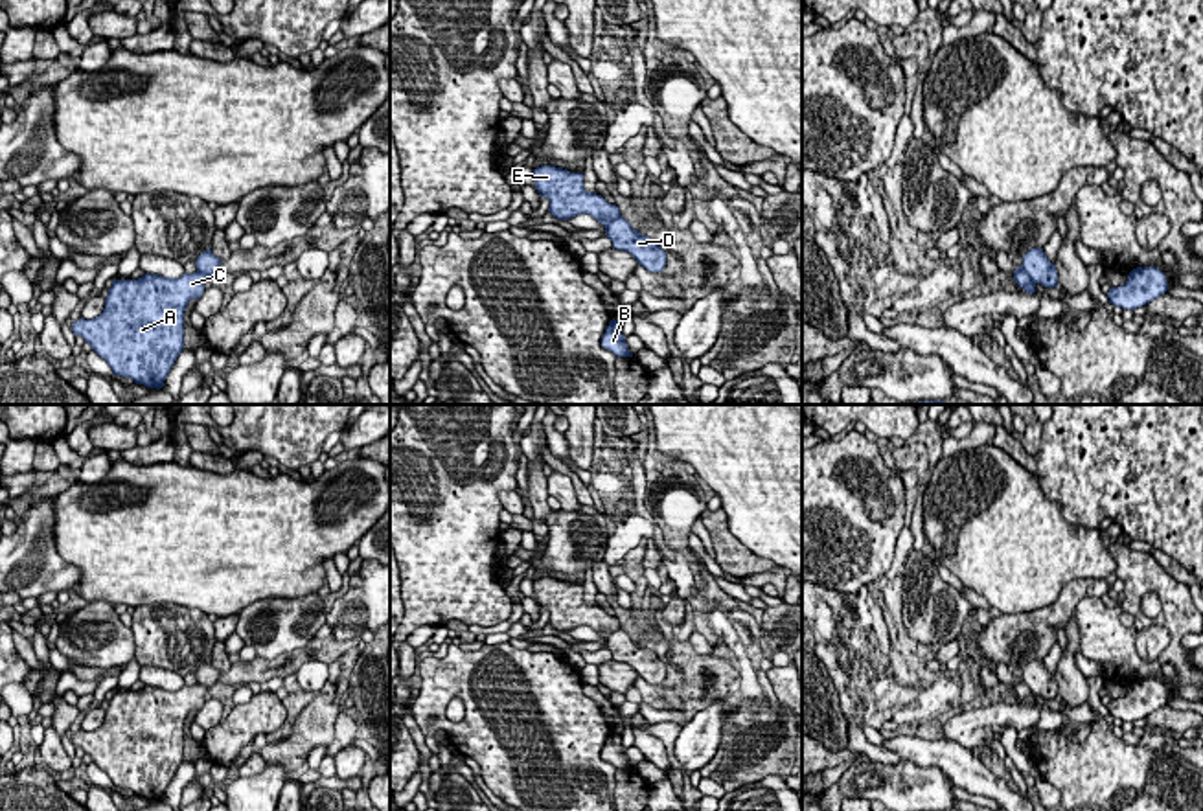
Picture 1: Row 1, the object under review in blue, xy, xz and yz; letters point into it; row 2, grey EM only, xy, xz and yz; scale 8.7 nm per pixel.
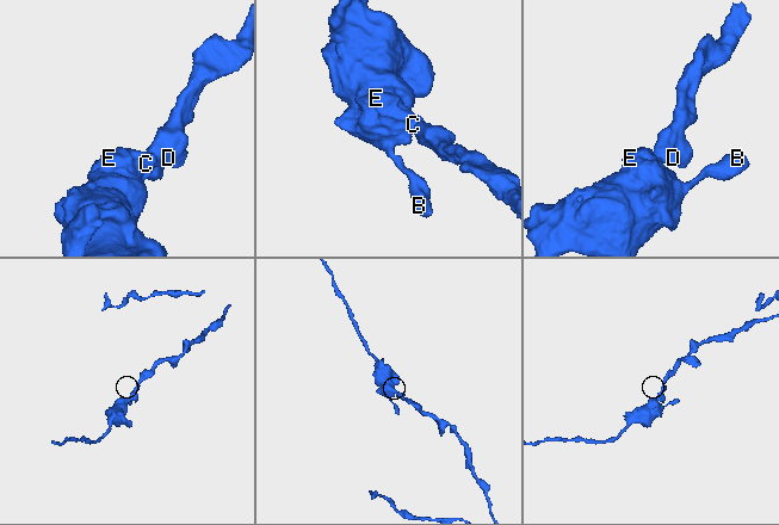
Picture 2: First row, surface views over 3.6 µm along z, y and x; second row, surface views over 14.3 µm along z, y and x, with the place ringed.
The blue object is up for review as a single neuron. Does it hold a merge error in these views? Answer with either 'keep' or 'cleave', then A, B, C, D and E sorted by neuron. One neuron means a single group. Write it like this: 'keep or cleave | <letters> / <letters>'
cleave | A B C E / D

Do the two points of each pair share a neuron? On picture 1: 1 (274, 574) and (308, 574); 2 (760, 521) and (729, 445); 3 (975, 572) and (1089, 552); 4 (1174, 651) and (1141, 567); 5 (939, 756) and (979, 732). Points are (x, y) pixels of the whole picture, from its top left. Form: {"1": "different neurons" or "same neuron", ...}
{"1": "same neuron", "2": "same neuron", "3": "same neuron", "4": "same neuron", "5": "different neurons"}

